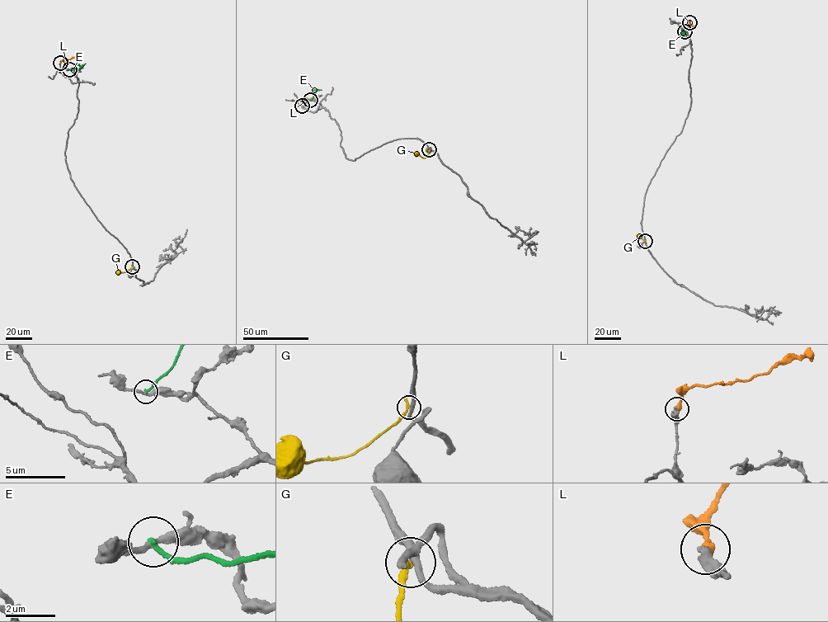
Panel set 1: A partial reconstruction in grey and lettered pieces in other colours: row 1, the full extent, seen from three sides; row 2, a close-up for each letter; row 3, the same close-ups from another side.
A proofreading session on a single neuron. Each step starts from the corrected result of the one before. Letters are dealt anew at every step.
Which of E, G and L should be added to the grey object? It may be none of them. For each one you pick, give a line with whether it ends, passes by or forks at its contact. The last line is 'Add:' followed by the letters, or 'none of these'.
L: it ends
Add: L

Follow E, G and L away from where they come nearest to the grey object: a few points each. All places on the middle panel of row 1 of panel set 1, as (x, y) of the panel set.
E: (310, 100), (316, 90), (321, 90)
G: (429, 149), (425, 157), (415, 153)
L: (302, 106), (303, 101), (313, 98)

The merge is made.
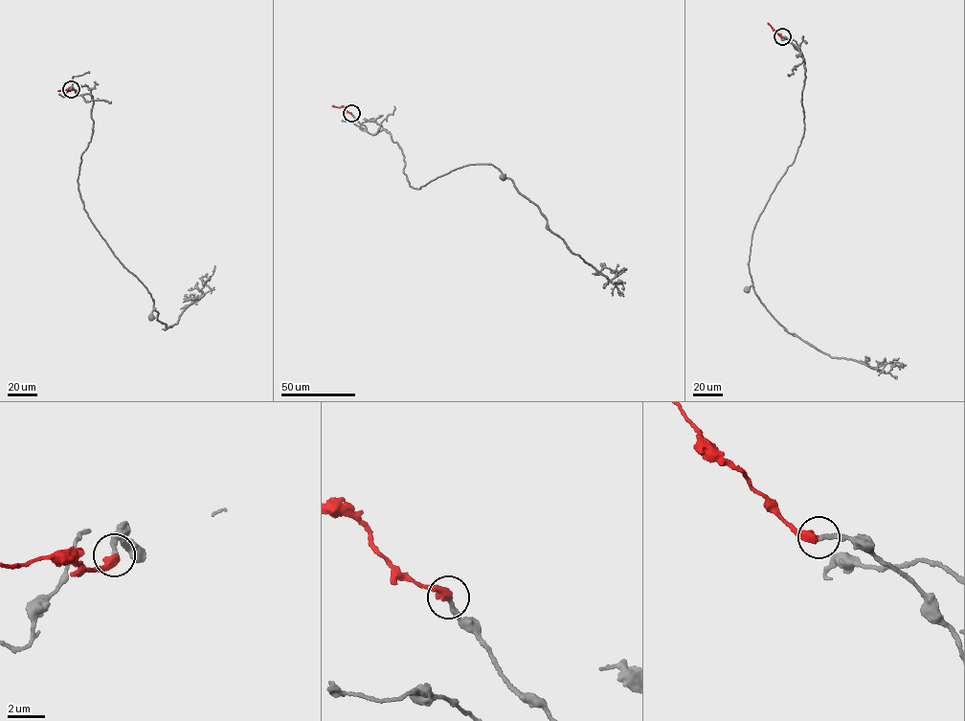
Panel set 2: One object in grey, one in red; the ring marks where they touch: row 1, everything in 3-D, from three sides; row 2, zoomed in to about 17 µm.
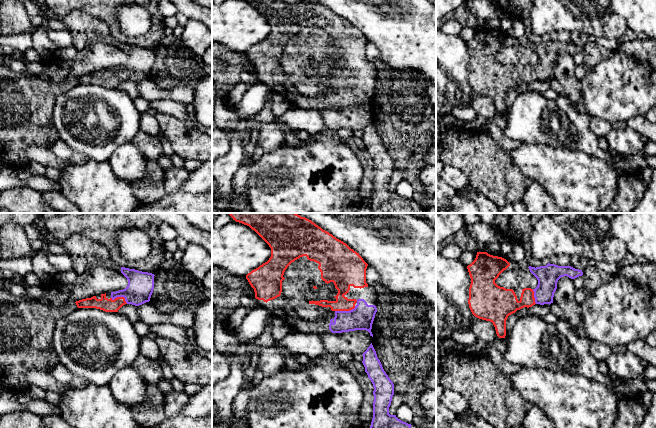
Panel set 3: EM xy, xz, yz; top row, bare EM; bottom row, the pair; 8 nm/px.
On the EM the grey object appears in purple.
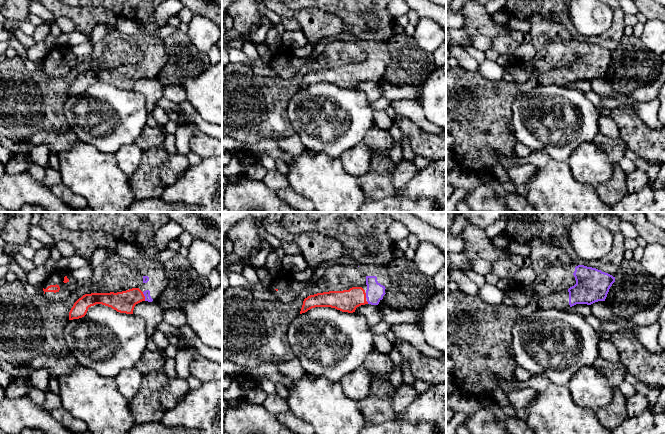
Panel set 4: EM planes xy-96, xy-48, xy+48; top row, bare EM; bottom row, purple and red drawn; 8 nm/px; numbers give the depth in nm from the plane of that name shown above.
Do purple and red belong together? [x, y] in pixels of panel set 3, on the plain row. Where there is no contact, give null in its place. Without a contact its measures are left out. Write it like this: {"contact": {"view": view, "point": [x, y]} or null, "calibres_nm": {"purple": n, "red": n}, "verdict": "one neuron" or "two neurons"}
{"contact": {"view": "xz", "point": [345, 87]}, "calibres_nm": {"purple": 190, "red": 150}, "verdict": "one neuron"}

